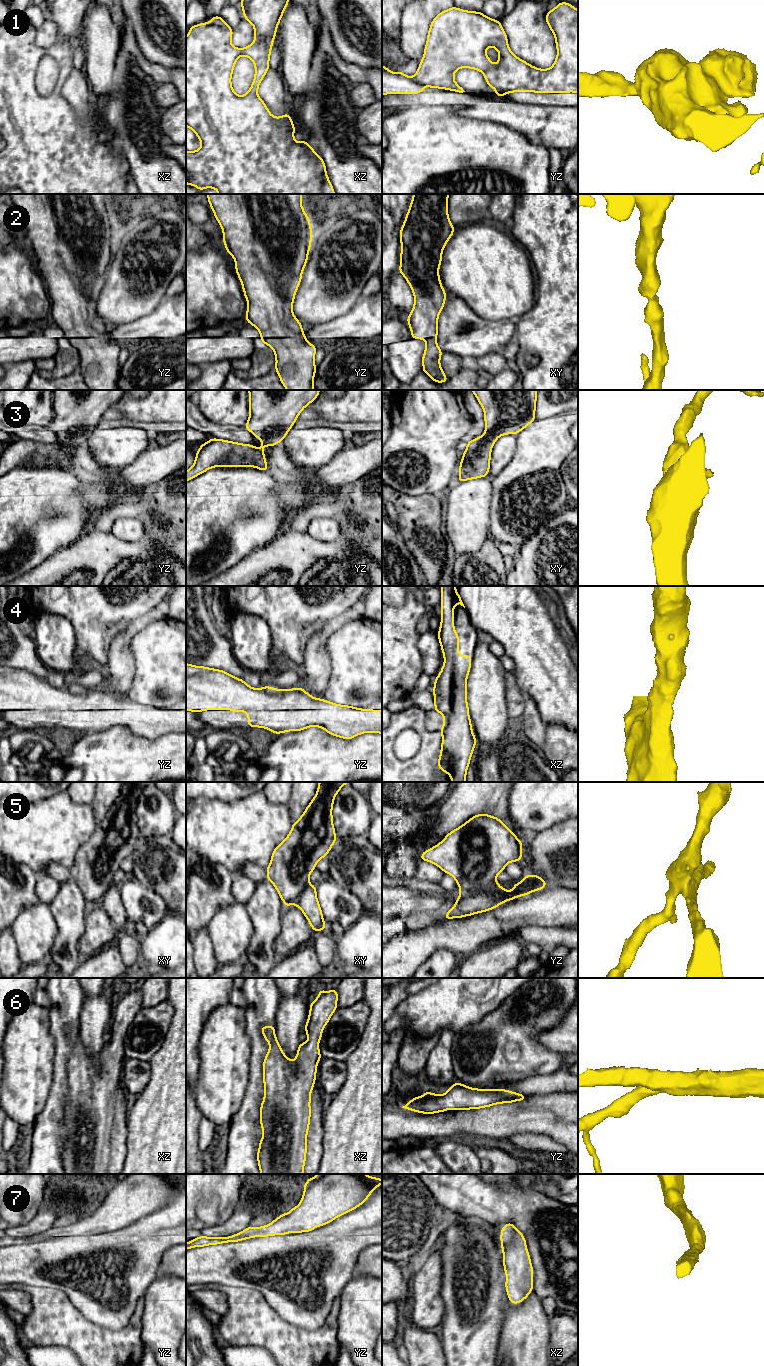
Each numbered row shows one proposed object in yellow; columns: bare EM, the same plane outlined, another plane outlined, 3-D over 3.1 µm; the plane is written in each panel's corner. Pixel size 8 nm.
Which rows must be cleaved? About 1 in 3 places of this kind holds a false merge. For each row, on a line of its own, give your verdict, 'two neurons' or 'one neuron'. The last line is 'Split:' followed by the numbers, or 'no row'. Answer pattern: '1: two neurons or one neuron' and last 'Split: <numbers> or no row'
1: two neurons
2: one neuron
3: one neuron
4: one neuron
5: two neurons
6: one neuron
7: one neuron
Split: 1, 5

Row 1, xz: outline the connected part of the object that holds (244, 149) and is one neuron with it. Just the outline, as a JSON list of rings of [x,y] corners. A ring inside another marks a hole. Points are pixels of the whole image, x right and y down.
[[[214,16],[208,23],[203,22],[190,27],[186,36],[186,126],[193,130],[201,141],[201,147],[198,150],[186,151],[186,184],[197,187],[199,191],[205,188],[213,188],[218,191],[218,194],[335,194],[333,186],[328,179],[323,159],[311,148],[306,140],[303,142],[294,140],[295,127],[288,112],[278,118],[274,117],[263,100],[258,96],[257,92],[260,82],[270,68],[269,59],[274,39],[254,40],[246,48],[236,48],[231,44],[232,34],[233,29],[220,16]],[[240,56],[248,57],[255,66],[254,80],[249,91],[243,96],[237,95],[231,84],[233,69]]]

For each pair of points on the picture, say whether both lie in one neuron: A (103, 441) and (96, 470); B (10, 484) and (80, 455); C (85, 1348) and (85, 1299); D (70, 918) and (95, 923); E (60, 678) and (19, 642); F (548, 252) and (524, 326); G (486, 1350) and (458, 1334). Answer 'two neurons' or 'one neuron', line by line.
A: two neurons
B: two neurons
C: two neurons
D: two neurons
E: one neuron
F: one neuron
G: one neuron

